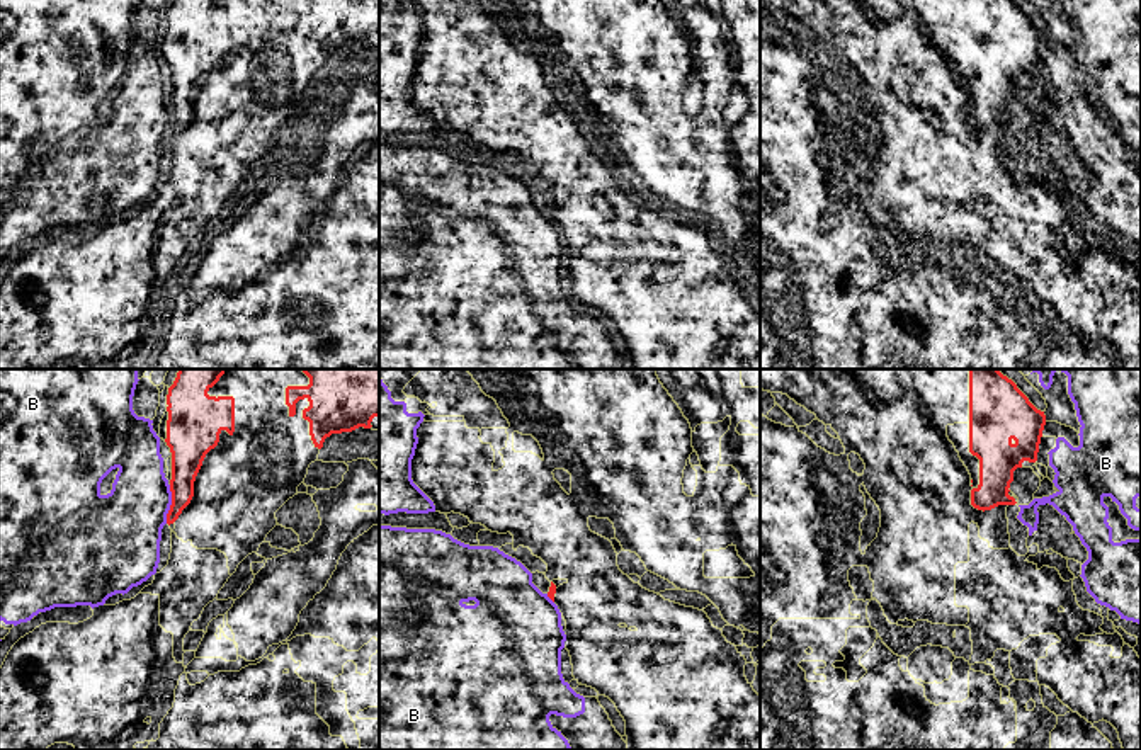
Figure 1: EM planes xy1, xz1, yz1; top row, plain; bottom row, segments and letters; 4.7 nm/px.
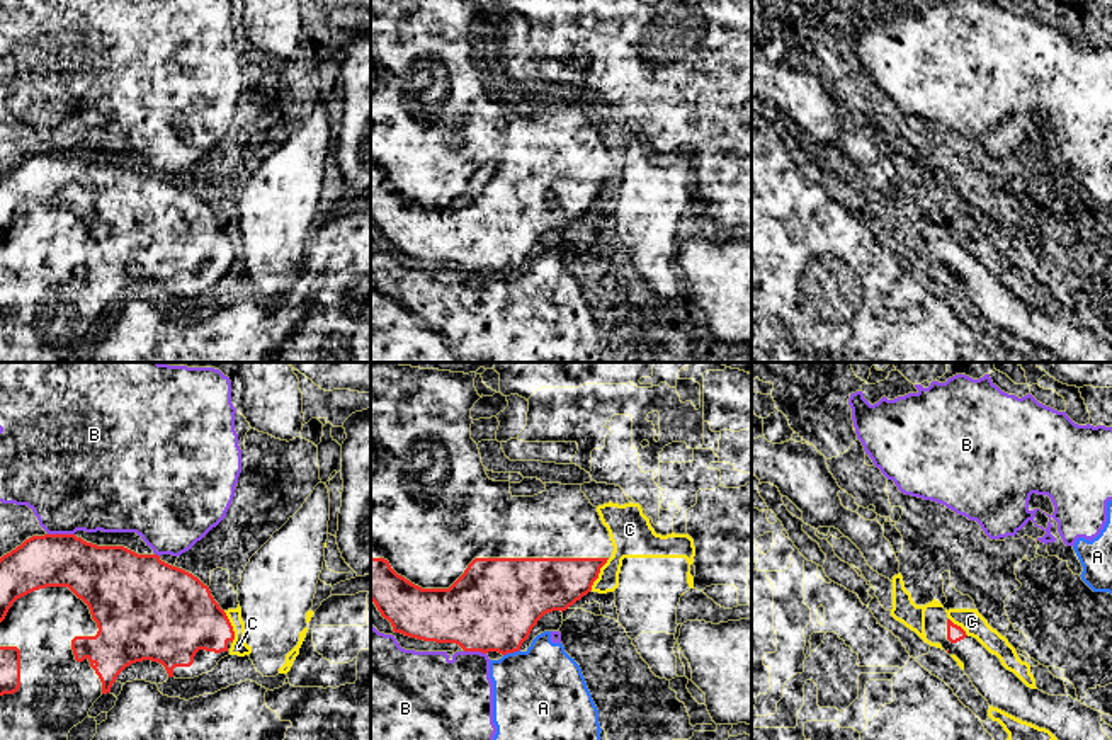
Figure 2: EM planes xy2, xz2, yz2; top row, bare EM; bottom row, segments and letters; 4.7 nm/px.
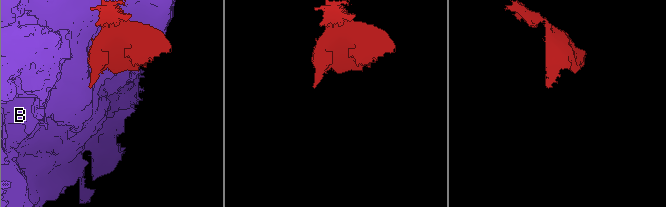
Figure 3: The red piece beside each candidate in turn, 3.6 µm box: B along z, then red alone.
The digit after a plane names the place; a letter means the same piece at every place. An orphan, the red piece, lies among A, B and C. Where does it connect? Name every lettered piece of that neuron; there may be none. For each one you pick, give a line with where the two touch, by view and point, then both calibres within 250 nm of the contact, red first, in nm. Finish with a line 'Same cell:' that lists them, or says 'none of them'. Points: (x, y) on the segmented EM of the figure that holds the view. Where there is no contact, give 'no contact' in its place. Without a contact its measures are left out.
Same cell: none of them

